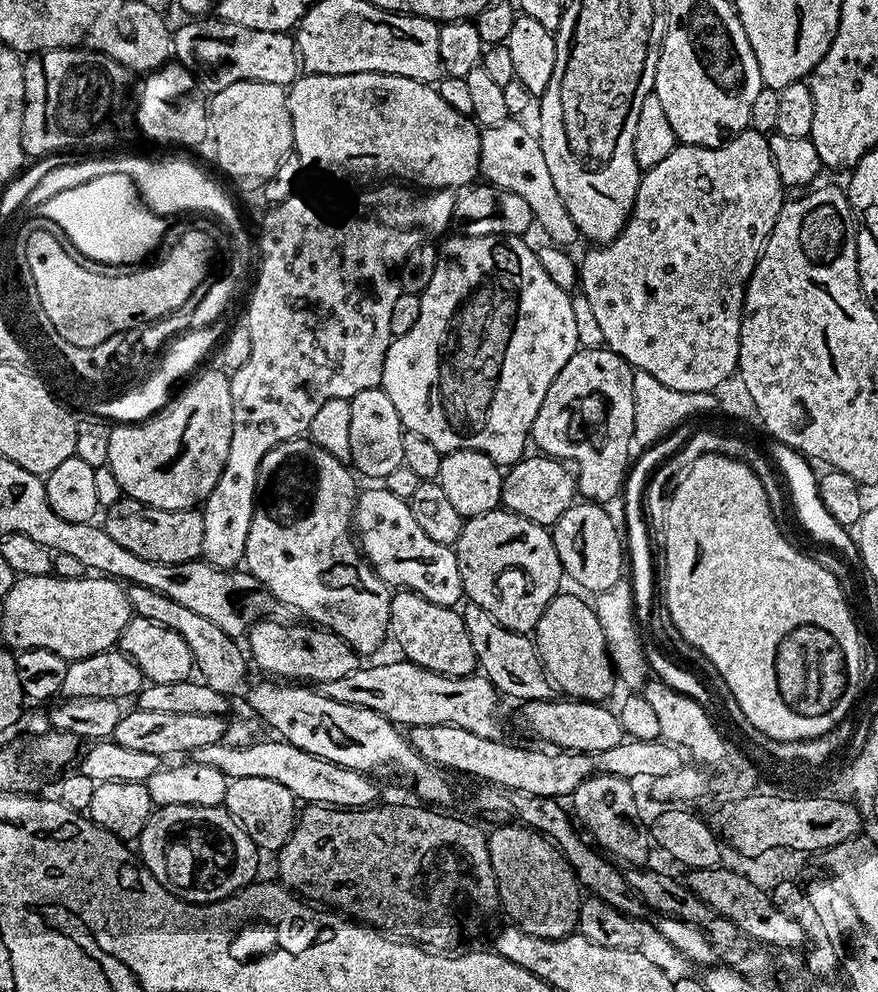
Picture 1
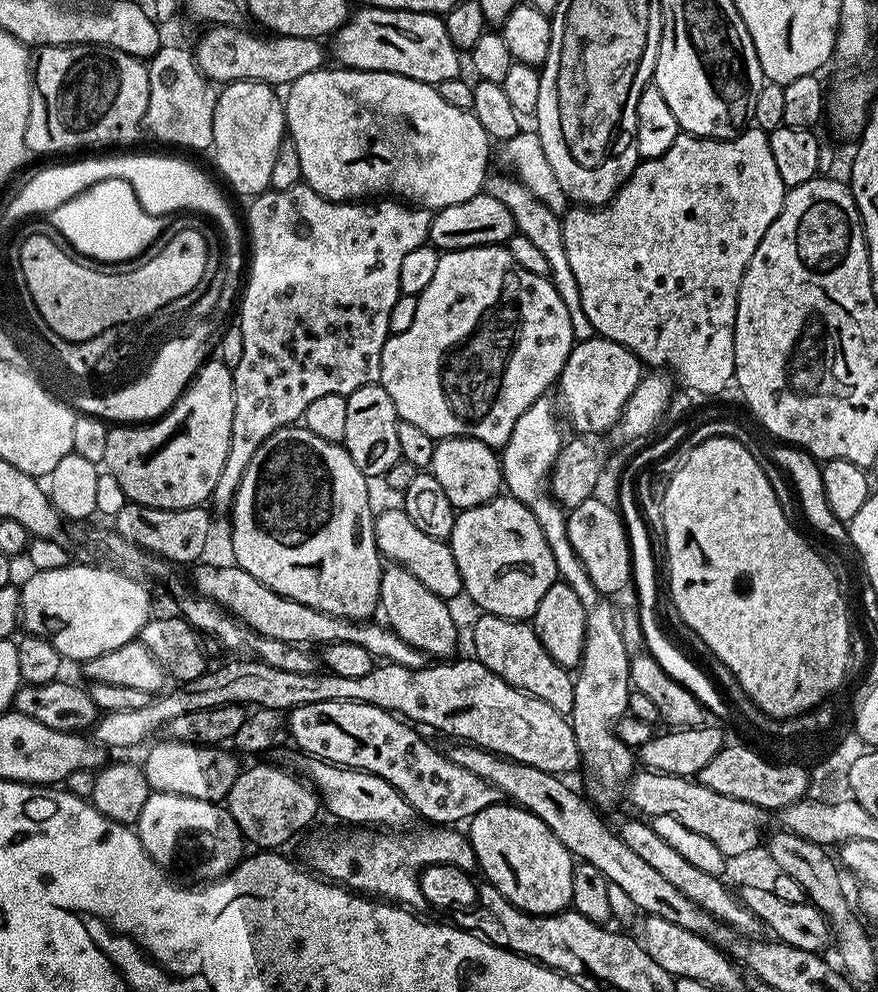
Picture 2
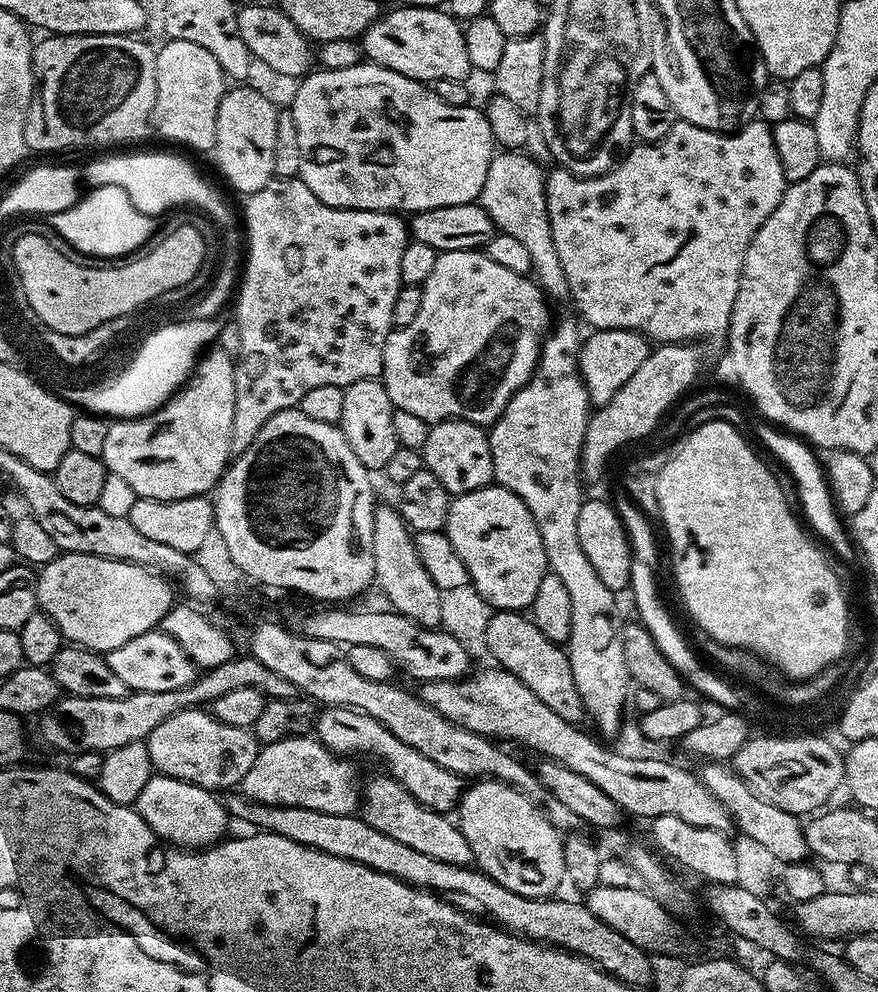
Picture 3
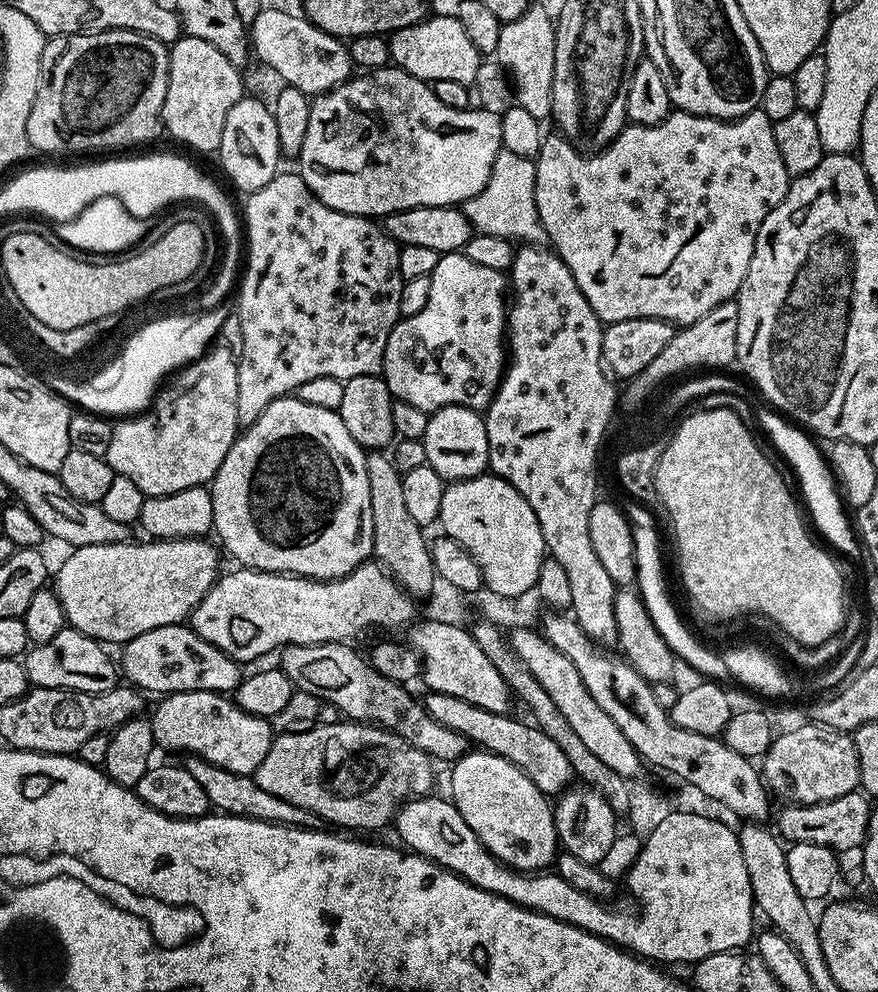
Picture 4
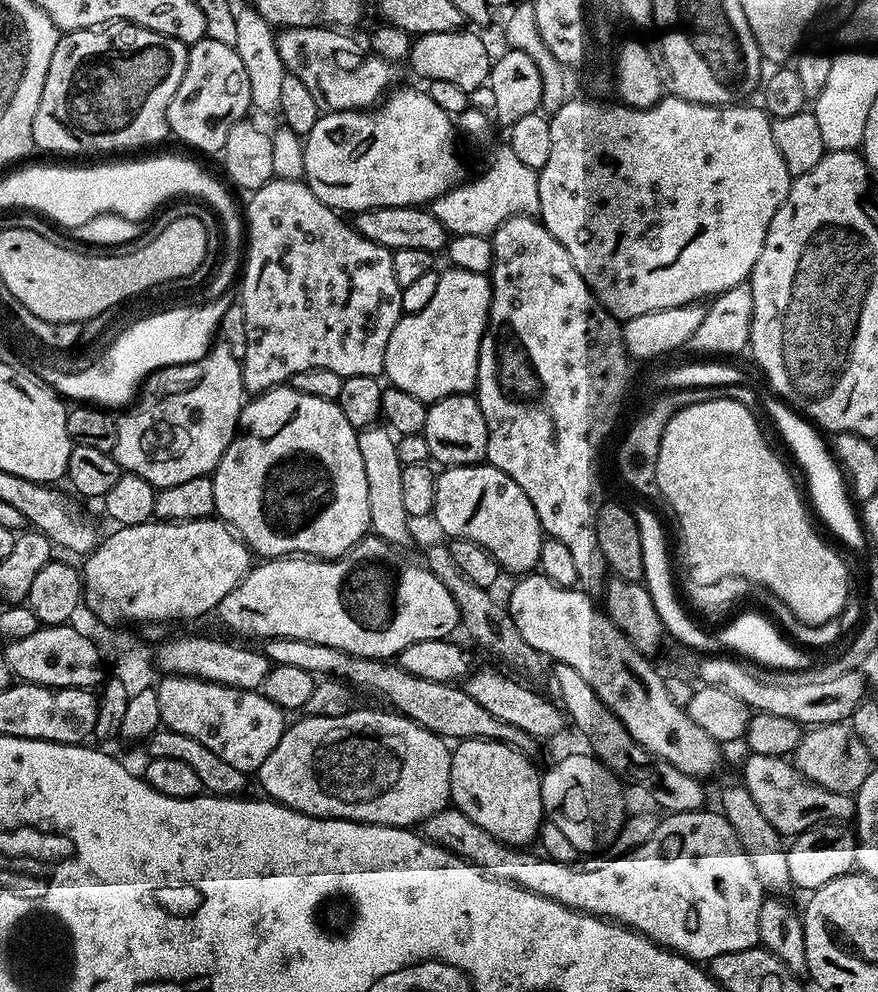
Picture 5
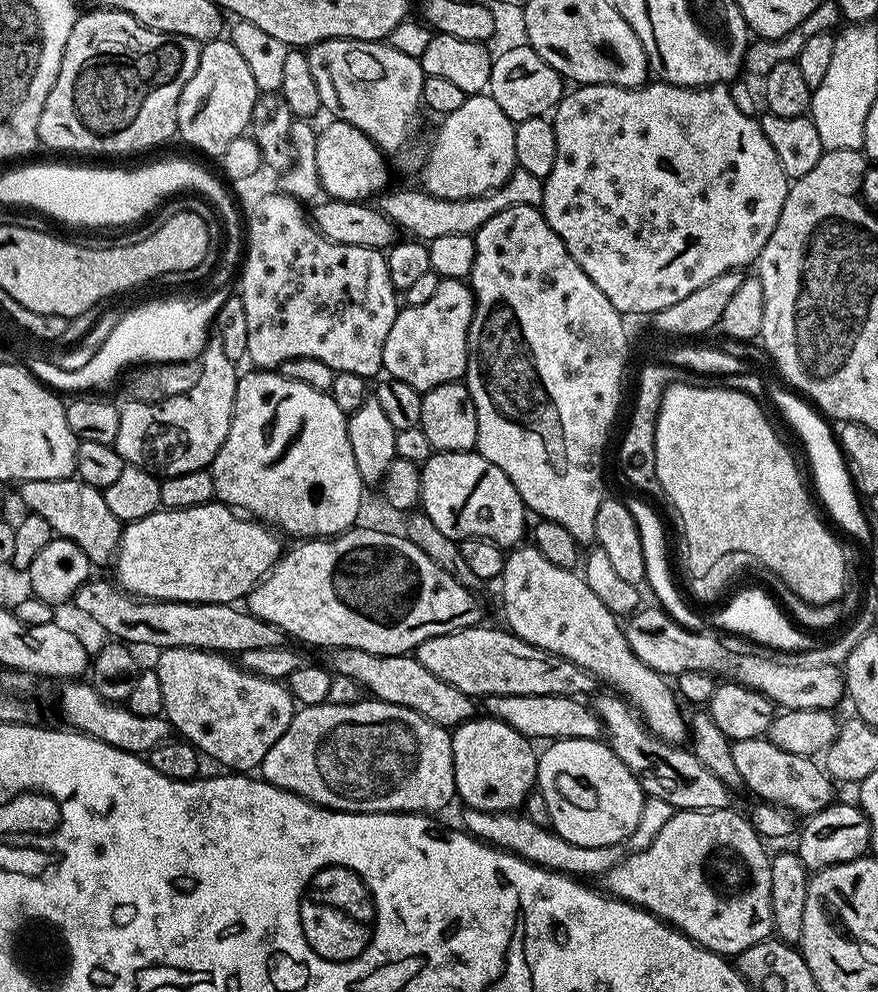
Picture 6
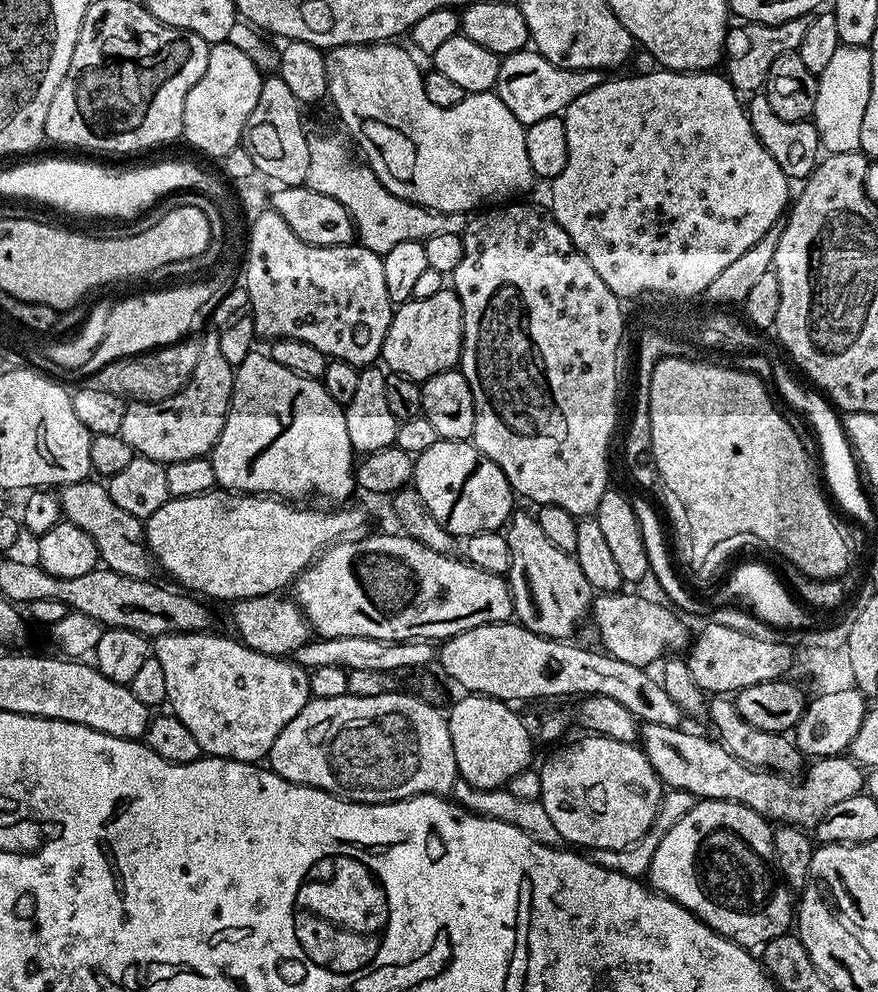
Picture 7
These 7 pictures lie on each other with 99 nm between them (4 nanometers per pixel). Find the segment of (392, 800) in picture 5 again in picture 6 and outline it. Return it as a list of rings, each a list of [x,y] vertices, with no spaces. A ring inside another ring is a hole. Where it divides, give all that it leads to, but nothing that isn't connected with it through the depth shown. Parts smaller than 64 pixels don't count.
[[[359,698],[353,704],[348,705],[325,702],[301,707],[293,715],[286,734],[282,734],[282,738],[278,738],[278,742],[274,742],[274,746],[270,746],[270,754],[266,754],[266,758],[261,762],[258,772],[269,784],[281,788],[283,792],[293,792],[296,796],[301,796],[303,800],[308,800],[312,804],[319,804],[321,808],[333,808],[335,812],[418,812],[421,814],[436,814],[439,808],[444,808],[451,800],[455,801],[457,799],[454,762],[452,761],[452,732],[406,706],[398,706],[375,698]]]

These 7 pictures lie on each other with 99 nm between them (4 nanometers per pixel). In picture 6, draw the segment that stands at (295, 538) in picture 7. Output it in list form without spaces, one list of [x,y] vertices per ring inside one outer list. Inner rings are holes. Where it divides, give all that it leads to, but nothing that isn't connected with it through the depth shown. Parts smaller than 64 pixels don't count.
[[[213,502],[186,510],[166,508],[141,520],[123,525],[120,547],[114,557],[114,580],[123,591],[145,600],[169,600],[191,604],[236,604],[272,571],[282,555],[282,547],[265,525],[241,518],[227,504]]]

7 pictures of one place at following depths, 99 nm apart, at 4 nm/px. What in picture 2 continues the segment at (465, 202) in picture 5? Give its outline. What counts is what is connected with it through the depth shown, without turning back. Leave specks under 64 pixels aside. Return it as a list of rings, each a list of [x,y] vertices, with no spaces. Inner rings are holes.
[[[489,175],[486,181],[487,195],[498,198],[498,202],[502,202],[502,206],[506,206],[506,210],[510,210],[510,214],[516,223],[516,232],[521,236],[530,238],[530,242],[534,242],[534,246],[538,246],[539,252],[546,258],[546,263],[550,266],[547,277],[552,281],[554,290],[558,290],[558,298],[562,298],[562,302],[566,305],[566,310],[570,314],[570,326],[574,330],[576,340],[593,339],[594,333],[590,326],[590,318],[586,318],[586,310],[582,310],[582,298],[578,294],[578,282],[574,279],[574,270],[570,270],[570,261],[566,255],[566,244],[562,242],[561,217],[552,212],[538,198],[534,198],[534,194],[530,194],[530,190],[526,190],[526,186],[522,186],[522,182],[517,180],[515,176],[503,175]]]

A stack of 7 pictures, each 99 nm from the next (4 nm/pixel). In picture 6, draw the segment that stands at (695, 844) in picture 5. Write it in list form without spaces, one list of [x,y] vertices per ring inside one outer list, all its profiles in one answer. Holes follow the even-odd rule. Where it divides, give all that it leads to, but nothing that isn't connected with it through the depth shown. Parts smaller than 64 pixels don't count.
[[[710,808],[706,812],[677,811],[670,822],[662,826],[658,838],[650,842],[645,852],[625,855],[615,868],[604,873],[603,887],[616,899],[645,908],[664,923],[689,936],[695,944],[725,958],[735,958],[742,950],[769,939],[773,935],[770,852],[764,849],[765,841],[756,831],[753,821],[739,816],[734,808]]]

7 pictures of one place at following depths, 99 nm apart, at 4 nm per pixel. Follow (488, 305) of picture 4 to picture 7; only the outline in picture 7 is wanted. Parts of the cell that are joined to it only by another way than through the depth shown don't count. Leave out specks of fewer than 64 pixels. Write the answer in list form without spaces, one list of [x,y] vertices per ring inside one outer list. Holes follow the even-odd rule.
[[[442,290],[438,294],[430,294],[430,298],[407,300],[393,311],[392,321],[384,339],[383,363],[389,373],[405,376],[417,382],[429,380],[434,374],[451,372],[460,363],[460,347],[464,337],[464,319],[460,299],[451,290]]]

